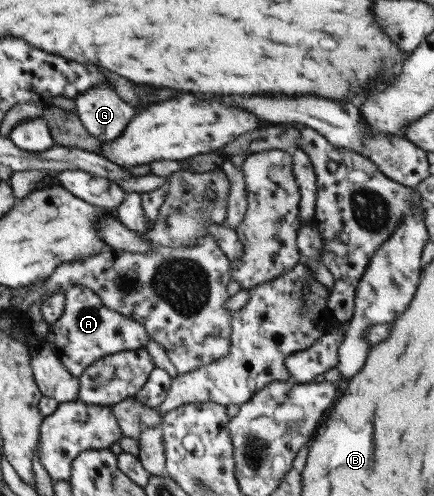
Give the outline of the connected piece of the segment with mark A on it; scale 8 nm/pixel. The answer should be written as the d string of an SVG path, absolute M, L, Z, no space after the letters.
M75 286L64 293L62 316L48 326L45 343L60 359L63 367L73 376L79 377L83 370L96 359L125 350L144 348L148 335L141 324L105 307L88 287Z

